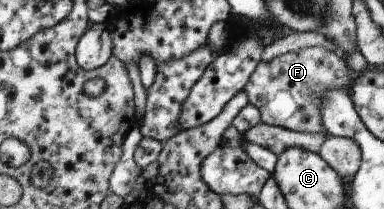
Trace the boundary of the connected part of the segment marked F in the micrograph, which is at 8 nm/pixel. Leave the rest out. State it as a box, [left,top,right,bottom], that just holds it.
[244,47,353,133]

